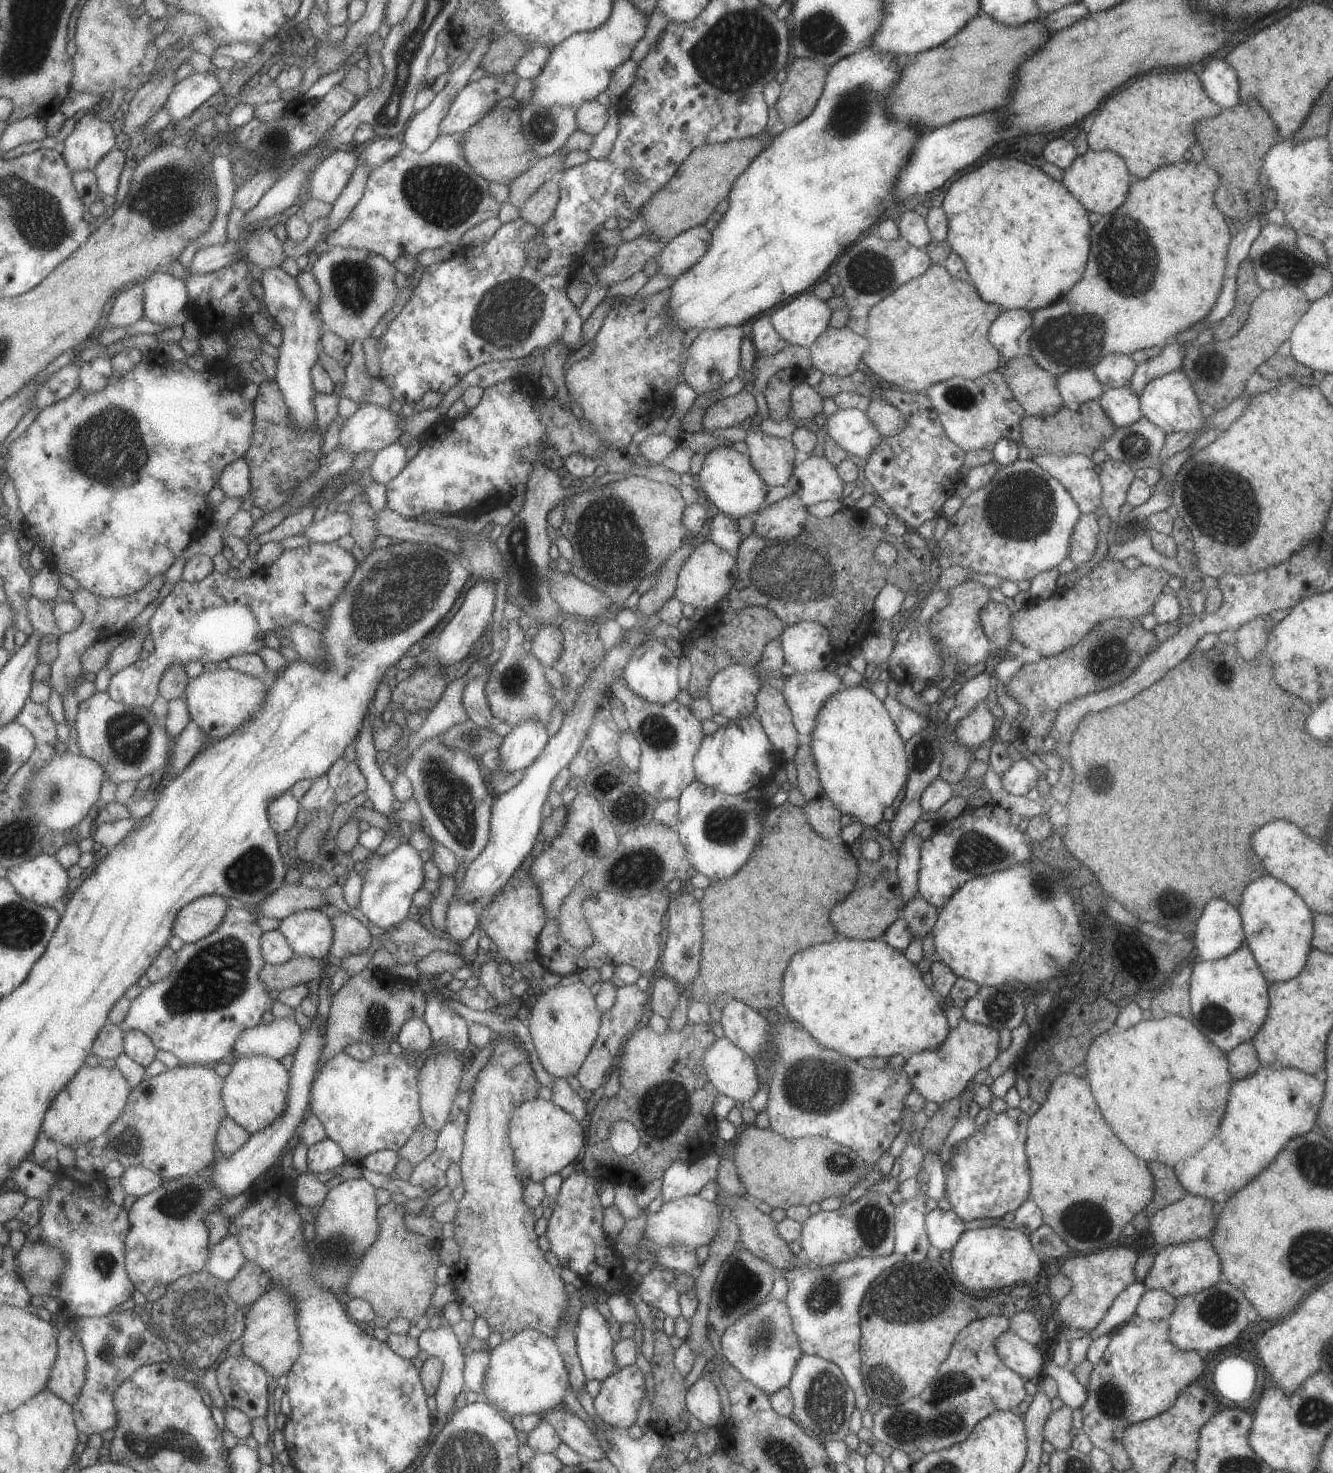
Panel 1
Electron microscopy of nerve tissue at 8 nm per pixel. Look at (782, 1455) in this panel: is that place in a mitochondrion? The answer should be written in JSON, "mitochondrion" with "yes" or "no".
{"mitochondrion":"yes"}

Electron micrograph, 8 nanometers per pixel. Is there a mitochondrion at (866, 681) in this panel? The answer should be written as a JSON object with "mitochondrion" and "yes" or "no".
{"mitochondrion":"no"}

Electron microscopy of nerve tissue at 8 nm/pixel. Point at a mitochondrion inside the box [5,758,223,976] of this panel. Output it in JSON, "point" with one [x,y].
{"point":[53,794]}

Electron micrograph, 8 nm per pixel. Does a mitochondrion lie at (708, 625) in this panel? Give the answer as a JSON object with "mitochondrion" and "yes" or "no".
{"mitochondrion":"no"}

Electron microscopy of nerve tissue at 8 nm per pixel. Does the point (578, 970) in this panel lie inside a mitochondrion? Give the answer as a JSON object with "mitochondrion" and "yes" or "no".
{"mitochondrion":"no"}

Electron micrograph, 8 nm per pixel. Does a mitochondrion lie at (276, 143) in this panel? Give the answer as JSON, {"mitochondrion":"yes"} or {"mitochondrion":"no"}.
{"mitochondrion":"yes"}

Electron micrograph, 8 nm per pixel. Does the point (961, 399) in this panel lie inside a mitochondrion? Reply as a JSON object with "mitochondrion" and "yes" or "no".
{"mitochondrion":"yes"}

